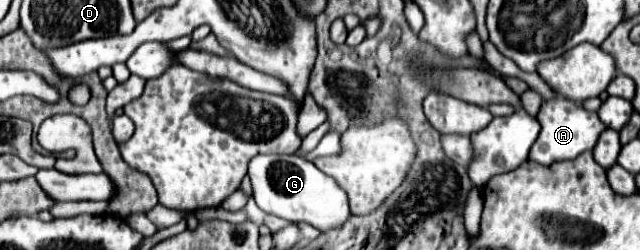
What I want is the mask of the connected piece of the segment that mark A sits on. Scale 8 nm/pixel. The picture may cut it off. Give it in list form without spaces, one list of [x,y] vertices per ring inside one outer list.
[[[556,96],[542,104],[538,112],[538,122],[542,126],[538,140],[530,148],[530,160],[538,162],[542,166],[550,166],[560,160],[574,160],[586,150],[592,150],[600,138],[600,134],[606,130],[606,124],[598,118],[598,112],[588,112],[582,108],[580,102],[568,100],[564,96]]]

